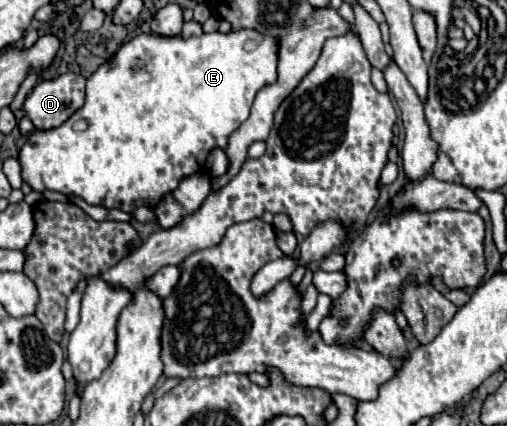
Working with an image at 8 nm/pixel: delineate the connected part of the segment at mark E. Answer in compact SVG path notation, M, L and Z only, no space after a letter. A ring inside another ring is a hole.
M240 29L240 31L230 31L230 33L202 33L202 35L192 35L188 39L174 35L174 37L162 37L162 35L154 35L154 33L142 33L134 39L130 39L128 43L124 43L104 65L100 65L96 69L96 73L88 79L86 83L86 103L80 111L76 111L62 127L52 129L52 131L34 131L26 145L20 149L20 165L22 165L22 179L26 183L30 183L30 187L34 191L44 191L44 189L52 189L52 191L60 191L64 195L78 195L82 197L86 203L90 205L102 205L102 207L116 207L122 209L126 213L132 213L136 207L150 207L154 209L160 199L164 195L168 195L170 191L174 191L174 187L178 187L178 183L184 177L196 175L200 171L200 167L206 163L208 155L212 149L222 147L226 149L228 137L248 119L254 95L276 81L276 65L278 65L278 37L272 35L262 35L254 29ZM78 119L88 119L90 127L86 131L74 131L74 121Z

